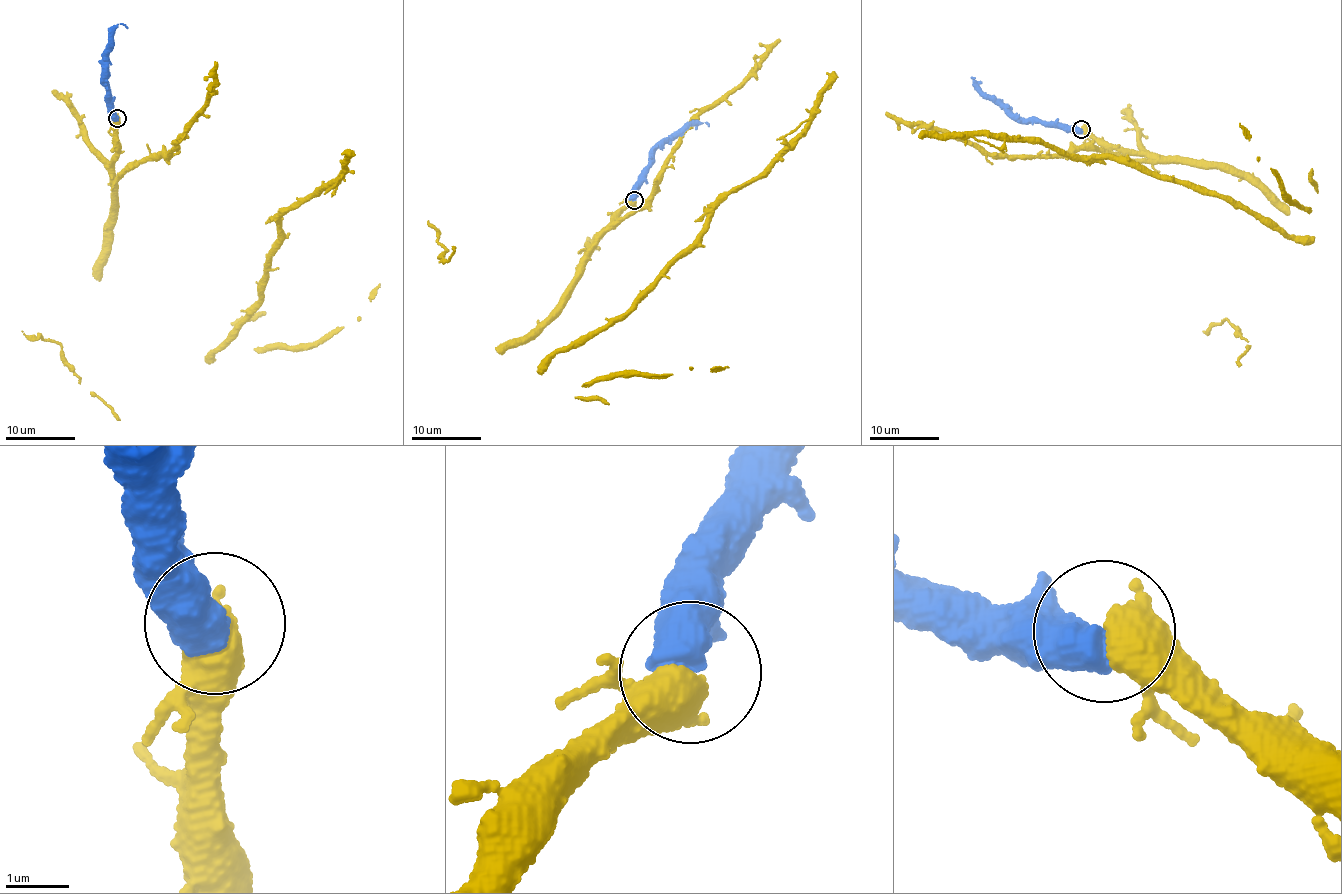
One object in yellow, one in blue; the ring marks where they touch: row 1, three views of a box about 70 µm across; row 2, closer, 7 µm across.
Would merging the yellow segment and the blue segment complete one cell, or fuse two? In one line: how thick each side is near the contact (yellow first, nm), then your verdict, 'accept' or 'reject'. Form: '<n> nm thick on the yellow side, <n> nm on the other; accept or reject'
480 nm thick on the yellow side, 600 nm on the other; accept

